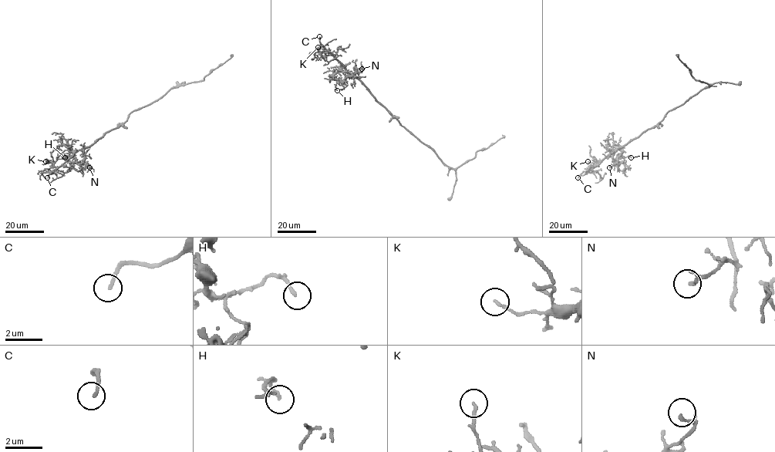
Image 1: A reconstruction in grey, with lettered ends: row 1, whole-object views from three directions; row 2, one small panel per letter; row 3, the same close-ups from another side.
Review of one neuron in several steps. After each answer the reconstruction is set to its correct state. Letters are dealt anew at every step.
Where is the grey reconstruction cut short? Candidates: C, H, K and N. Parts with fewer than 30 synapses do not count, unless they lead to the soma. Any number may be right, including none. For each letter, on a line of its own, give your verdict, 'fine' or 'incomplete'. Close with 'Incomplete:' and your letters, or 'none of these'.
C: incomplete
H: fine
K: fine
N: fine
Incomplete: C

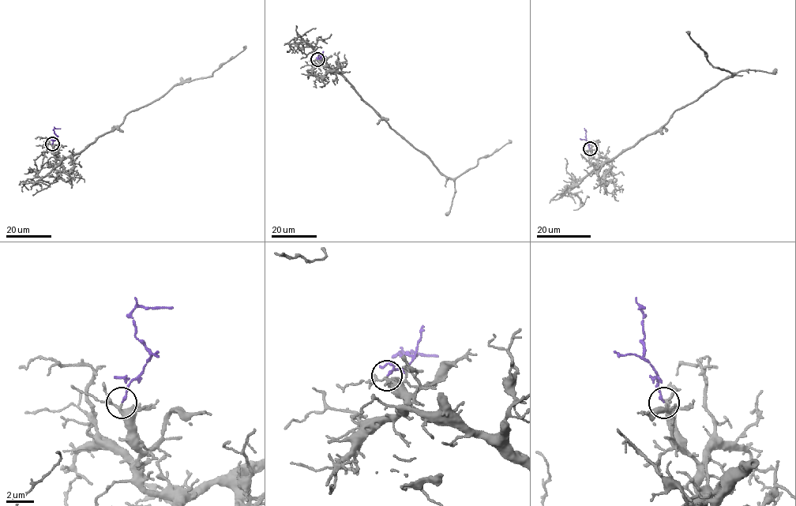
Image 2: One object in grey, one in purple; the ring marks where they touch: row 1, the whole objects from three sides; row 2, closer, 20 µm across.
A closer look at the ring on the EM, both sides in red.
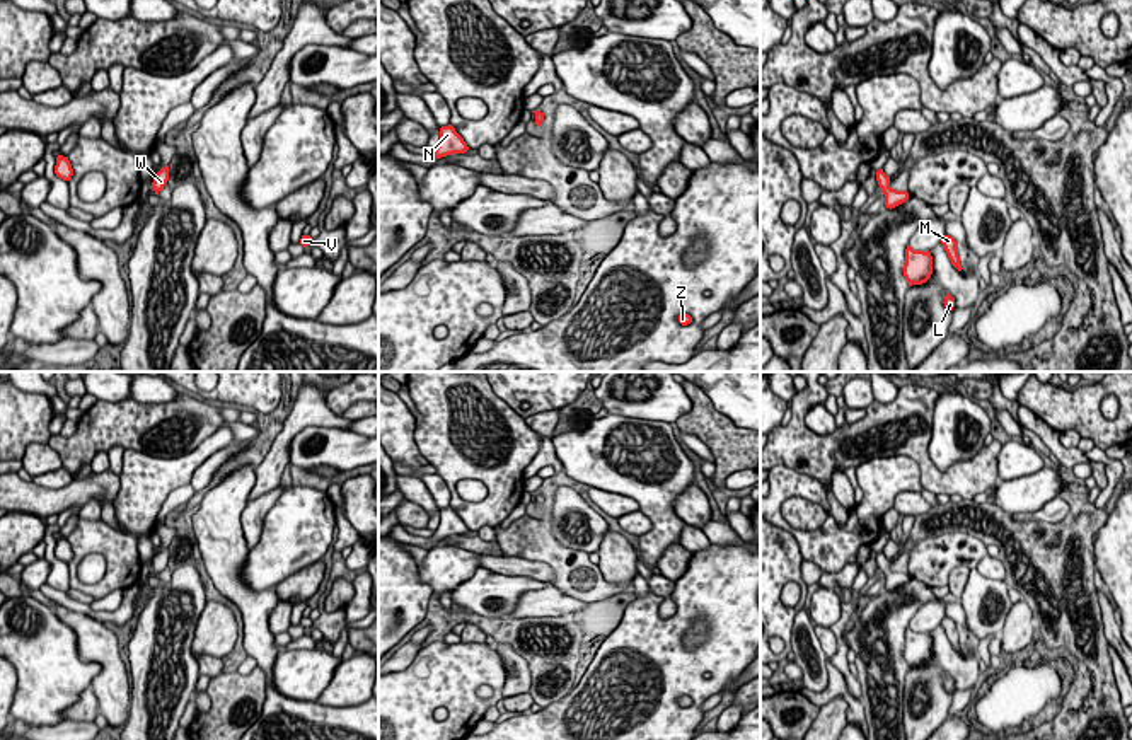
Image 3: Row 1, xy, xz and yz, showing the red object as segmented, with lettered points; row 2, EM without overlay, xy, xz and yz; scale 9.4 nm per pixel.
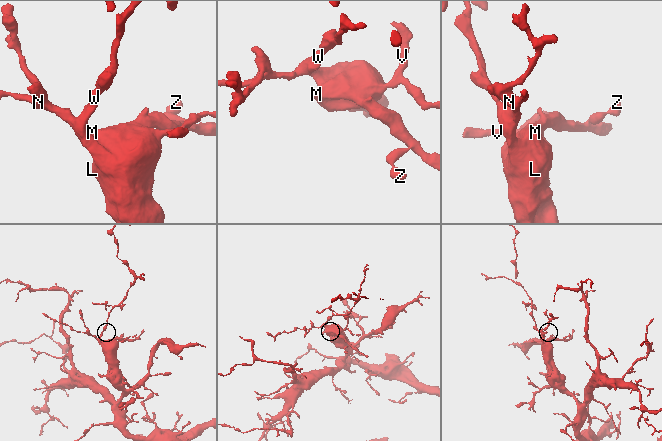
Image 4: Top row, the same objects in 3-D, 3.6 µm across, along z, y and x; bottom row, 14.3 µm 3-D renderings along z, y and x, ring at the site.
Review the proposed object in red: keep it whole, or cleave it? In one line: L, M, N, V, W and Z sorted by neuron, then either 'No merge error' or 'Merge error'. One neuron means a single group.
Groups: L M N V W Z. No merge error

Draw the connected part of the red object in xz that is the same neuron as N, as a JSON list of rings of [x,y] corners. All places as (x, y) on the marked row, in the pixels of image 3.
[[[452,124],[440,128],[440,142],[435,152],[430,155],[433,159],[442,159],[452,153],[465,153],[469,150],[464,138],[455,131]]]

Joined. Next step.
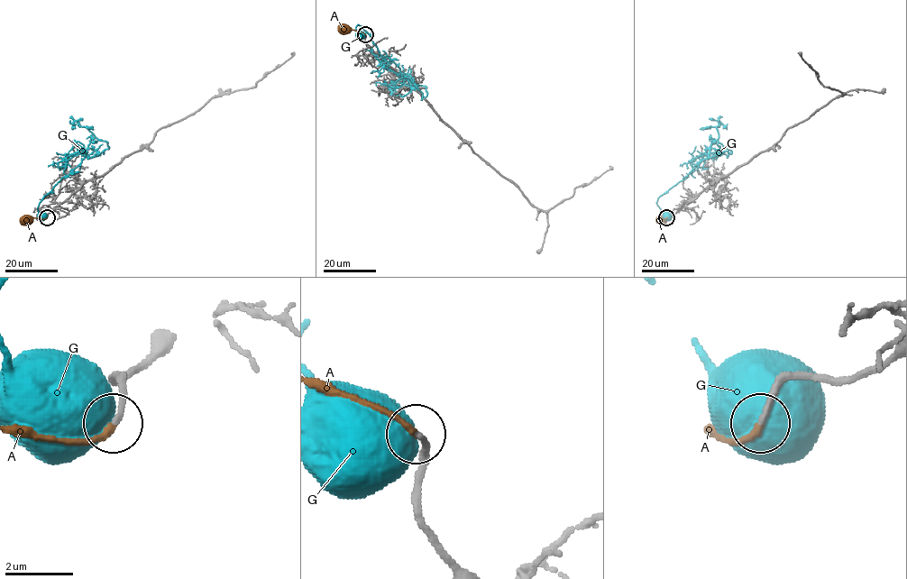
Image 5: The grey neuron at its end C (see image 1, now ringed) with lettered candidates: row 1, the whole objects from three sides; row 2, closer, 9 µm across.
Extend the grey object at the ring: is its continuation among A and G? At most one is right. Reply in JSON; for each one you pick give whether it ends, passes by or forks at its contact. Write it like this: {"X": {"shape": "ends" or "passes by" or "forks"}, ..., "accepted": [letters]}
{"A": {"shape": "ends"}, "accepted": ["A"]}

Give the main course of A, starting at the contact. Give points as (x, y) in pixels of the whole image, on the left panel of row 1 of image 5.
A: (47, 217), (25, 218)

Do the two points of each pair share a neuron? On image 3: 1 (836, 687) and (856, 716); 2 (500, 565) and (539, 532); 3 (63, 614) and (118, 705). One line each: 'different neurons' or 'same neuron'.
1: same neuron
2: different neurons
3: same neuron

